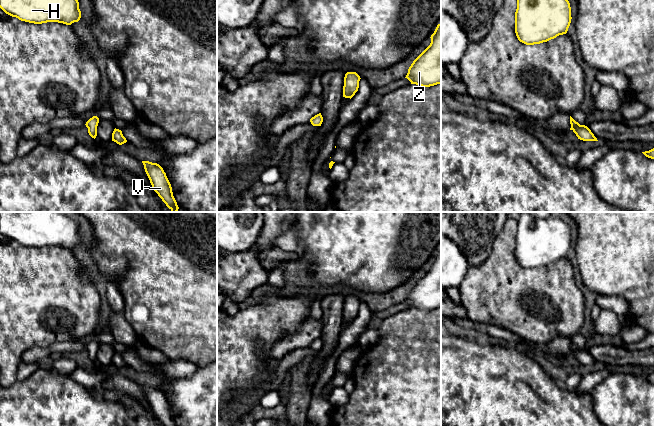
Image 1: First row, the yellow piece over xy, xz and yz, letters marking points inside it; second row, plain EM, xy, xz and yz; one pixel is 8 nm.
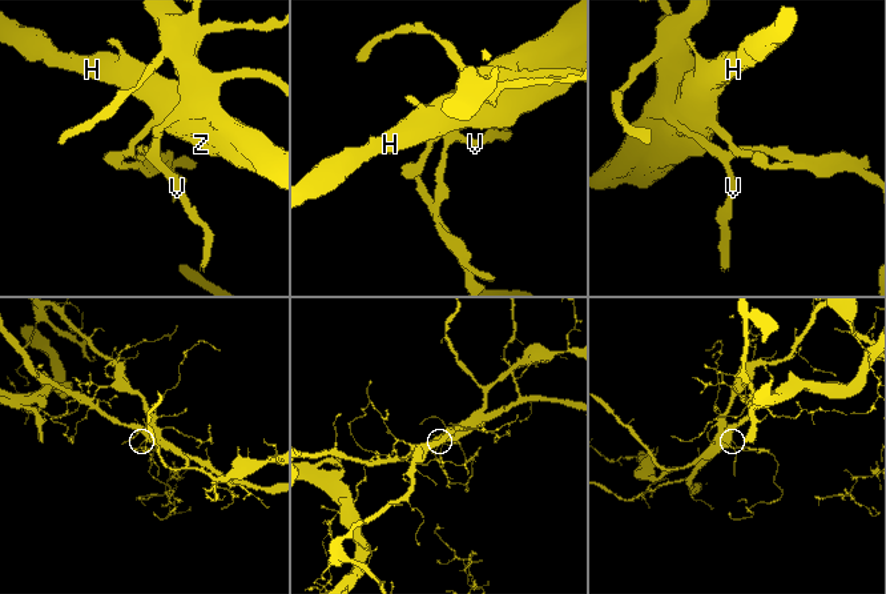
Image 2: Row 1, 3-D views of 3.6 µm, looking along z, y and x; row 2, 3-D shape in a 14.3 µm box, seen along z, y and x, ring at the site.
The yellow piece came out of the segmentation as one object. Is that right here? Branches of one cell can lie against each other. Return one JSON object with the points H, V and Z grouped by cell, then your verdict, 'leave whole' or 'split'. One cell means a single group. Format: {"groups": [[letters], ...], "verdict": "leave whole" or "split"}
{"groups": [["H", "Z"], ["V"]], "verdict": "split"}

